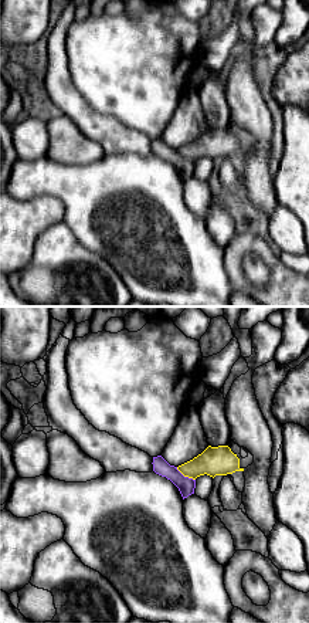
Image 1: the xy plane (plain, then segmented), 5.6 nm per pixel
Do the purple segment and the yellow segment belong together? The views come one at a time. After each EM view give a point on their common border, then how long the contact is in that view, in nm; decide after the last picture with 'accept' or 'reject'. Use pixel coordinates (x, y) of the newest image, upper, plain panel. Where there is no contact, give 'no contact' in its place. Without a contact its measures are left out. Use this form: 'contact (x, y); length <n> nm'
contact (186, 159); length 130 nm

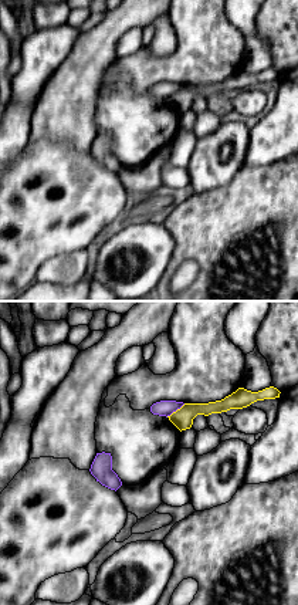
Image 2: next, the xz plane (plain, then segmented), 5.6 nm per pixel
contact (175, 93); length 130 nm

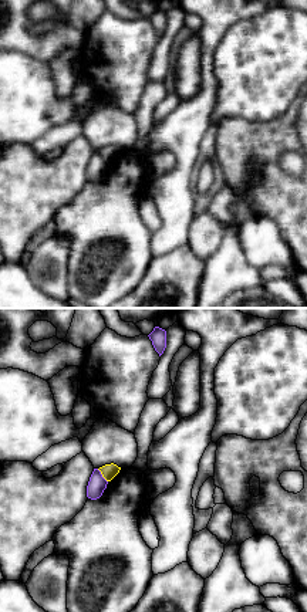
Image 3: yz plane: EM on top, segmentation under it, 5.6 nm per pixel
contact (101, 158); length 100 nm

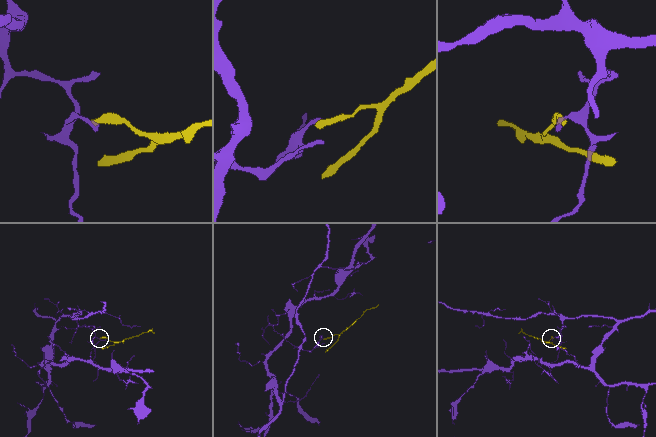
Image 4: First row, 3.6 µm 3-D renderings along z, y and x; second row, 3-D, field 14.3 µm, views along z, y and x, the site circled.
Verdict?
reject

